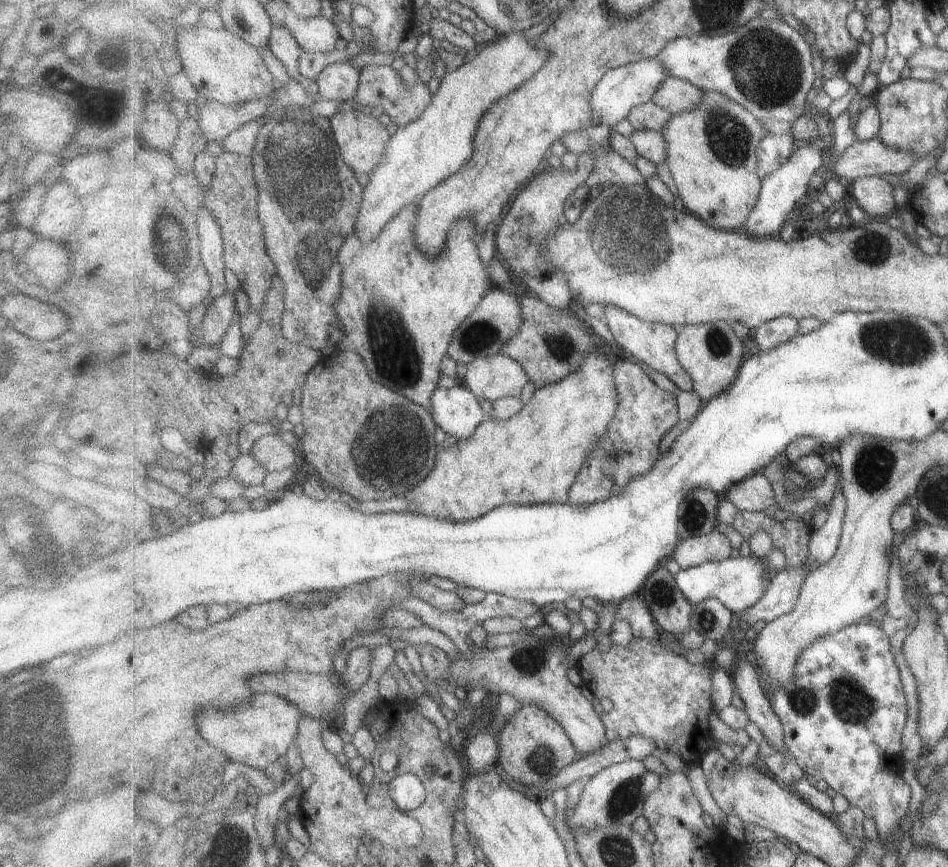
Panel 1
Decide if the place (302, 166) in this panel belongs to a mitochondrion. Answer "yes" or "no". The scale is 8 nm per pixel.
yes

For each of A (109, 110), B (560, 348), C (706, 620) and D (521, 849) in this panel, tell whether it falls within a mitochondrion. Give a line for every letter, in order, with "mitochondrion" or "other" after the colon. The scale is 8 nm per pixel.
A: other
B: mitochondrion
C: mitochondrion
D: other

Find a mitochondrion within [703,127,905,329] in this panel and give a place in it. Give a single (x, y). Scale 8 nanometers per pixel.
(872, 250)

